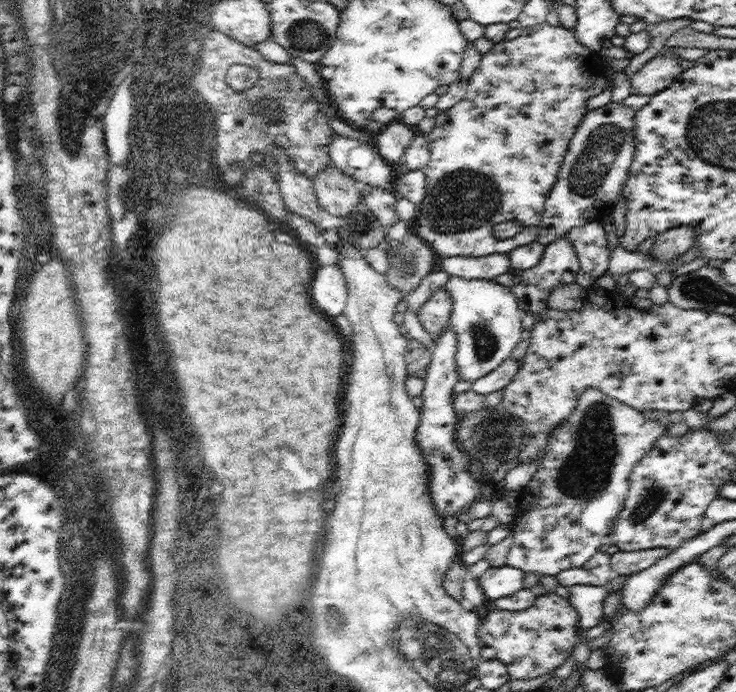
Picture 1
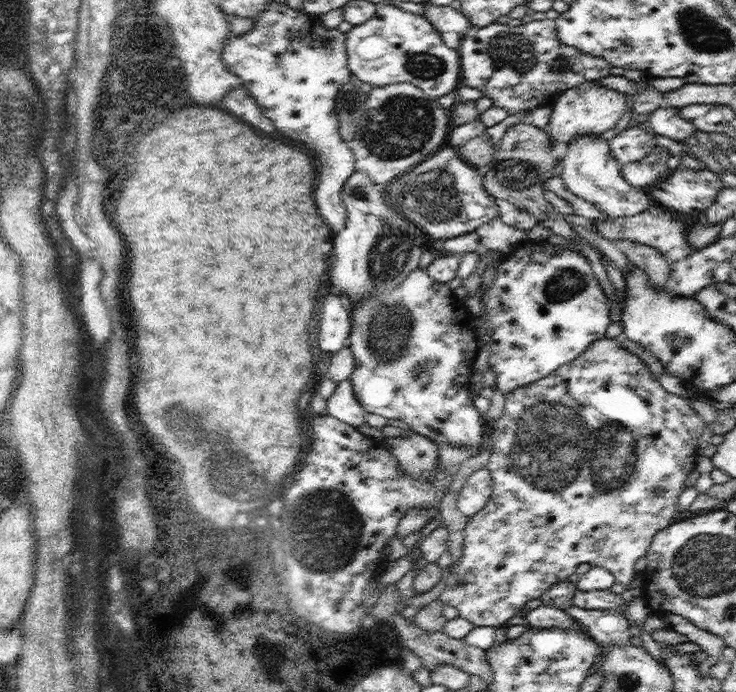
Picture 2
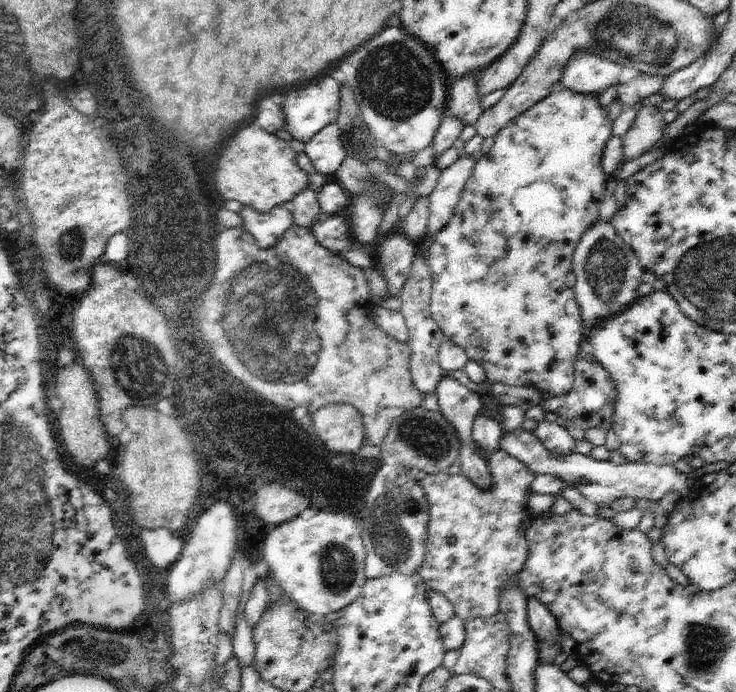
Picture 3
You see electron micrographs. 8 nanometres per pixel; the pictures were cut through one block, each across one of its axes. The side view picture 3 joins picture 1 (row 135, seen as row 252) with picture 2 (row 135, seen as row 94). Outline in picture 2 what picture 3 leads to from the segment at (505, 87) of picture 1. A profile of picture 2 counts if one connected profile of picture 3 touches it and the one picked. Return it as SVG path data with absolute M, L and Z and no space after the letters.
M587 80L581 82L575 88L565 90L553 104L551 116L549 116L549 138L553 142L553 146L557 142L563 144L571 144L573 140L581 138L581 136L591 136L591 134L603 134L609 128L615 128L617 120L625 114L627 110L627 96L625 94L617 94L613 88L605 88L605 84L601 84L599 80Z

